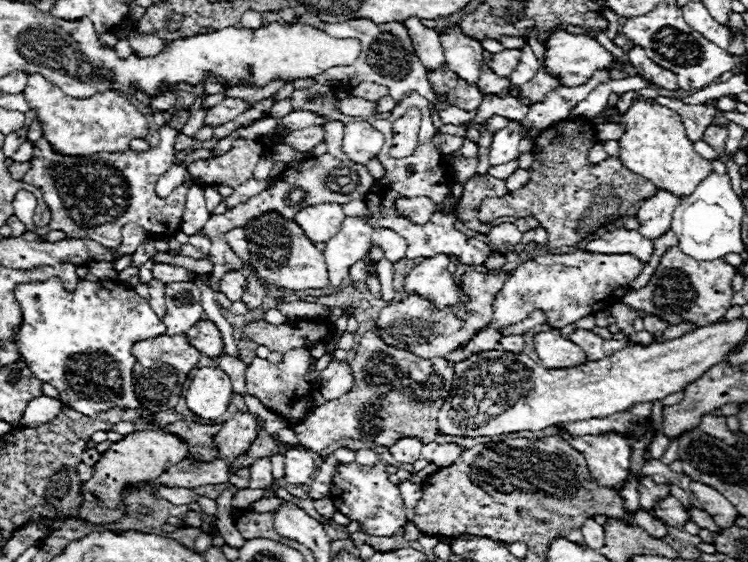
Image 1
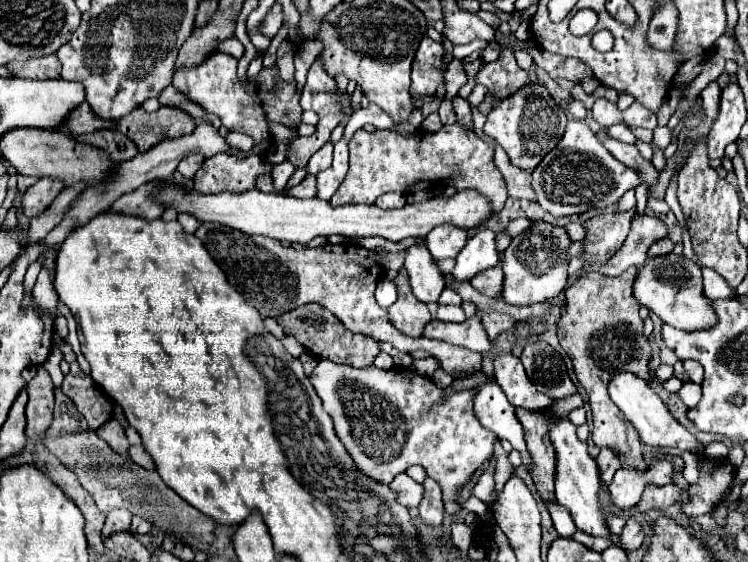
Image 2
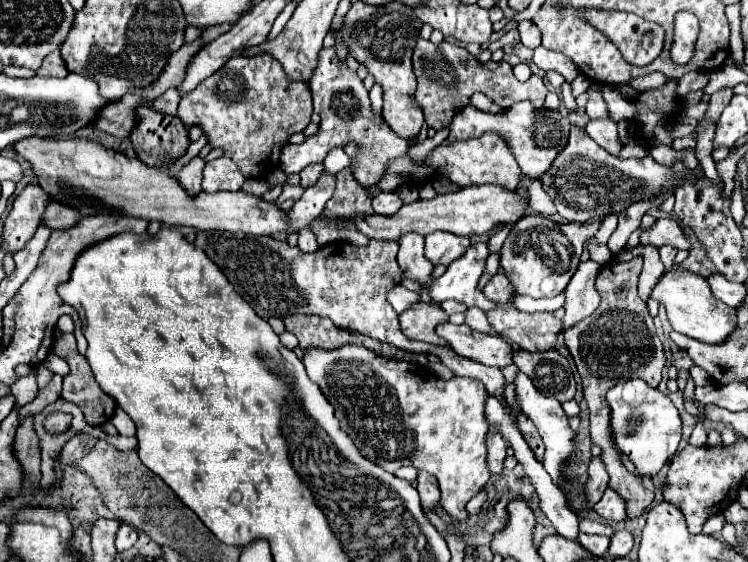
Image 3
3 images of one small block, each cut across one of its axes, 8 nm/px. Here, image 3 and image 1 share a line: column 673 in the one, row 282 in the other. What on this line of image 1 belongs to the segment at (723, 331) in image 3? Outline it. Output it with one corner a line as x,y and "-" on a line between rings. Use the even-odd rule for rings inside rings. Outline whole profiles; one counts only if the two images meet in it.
266,212
260,218
250,220
244,226
244,234
246,240
254,242
254,248
250,248
250,262
264,282
286,290
324,288
328,284
328,270
322,252
294,220
286,220
278,212

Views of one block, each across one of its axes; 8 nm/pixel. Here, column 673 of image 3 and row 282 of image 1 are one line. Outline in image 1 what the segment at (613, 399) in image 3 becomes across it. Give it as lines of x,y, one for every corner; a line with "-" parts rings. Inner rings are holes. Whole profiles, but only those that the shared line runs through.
446,254
424,258
408,272
402,290
430,300
438,310
466,304
470,298
456,286
452,274
448,272
448,264
450,256

